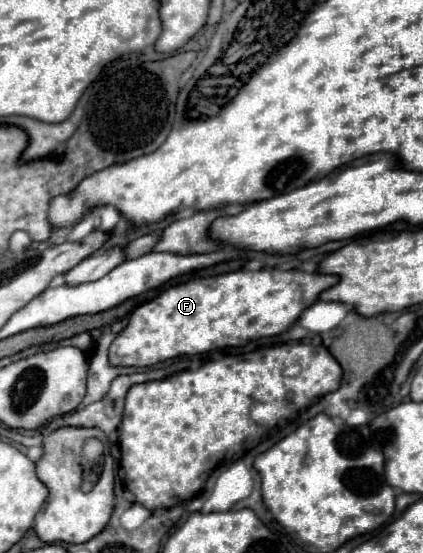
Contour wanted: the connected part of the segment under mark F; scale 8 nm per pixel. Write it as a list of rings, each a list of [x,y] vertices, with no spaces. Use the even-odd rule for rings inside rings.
[[[239,270],[169,286],[131,314],[127,328],[109,348],[109,362],[113,362],[113,366],[143,368],[177,356],[243,346],[255,338],[283,334],[311,304],[319,300],[321,292],[337,282],[339,276],[319,272]]]

